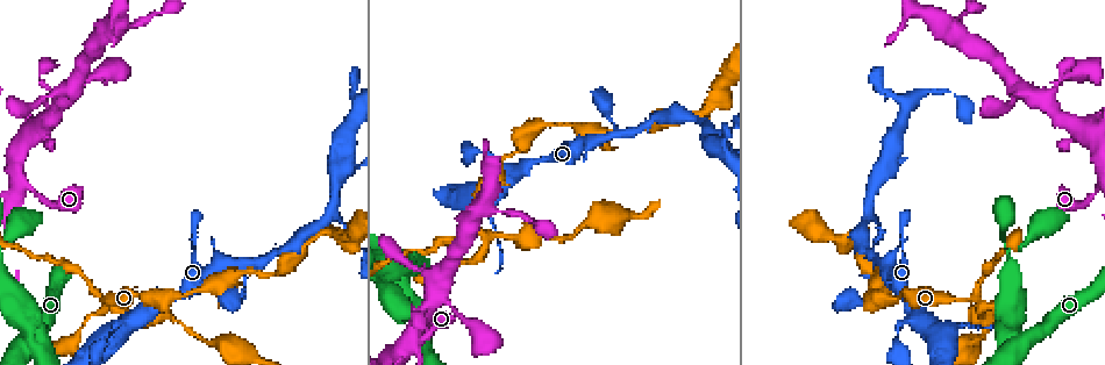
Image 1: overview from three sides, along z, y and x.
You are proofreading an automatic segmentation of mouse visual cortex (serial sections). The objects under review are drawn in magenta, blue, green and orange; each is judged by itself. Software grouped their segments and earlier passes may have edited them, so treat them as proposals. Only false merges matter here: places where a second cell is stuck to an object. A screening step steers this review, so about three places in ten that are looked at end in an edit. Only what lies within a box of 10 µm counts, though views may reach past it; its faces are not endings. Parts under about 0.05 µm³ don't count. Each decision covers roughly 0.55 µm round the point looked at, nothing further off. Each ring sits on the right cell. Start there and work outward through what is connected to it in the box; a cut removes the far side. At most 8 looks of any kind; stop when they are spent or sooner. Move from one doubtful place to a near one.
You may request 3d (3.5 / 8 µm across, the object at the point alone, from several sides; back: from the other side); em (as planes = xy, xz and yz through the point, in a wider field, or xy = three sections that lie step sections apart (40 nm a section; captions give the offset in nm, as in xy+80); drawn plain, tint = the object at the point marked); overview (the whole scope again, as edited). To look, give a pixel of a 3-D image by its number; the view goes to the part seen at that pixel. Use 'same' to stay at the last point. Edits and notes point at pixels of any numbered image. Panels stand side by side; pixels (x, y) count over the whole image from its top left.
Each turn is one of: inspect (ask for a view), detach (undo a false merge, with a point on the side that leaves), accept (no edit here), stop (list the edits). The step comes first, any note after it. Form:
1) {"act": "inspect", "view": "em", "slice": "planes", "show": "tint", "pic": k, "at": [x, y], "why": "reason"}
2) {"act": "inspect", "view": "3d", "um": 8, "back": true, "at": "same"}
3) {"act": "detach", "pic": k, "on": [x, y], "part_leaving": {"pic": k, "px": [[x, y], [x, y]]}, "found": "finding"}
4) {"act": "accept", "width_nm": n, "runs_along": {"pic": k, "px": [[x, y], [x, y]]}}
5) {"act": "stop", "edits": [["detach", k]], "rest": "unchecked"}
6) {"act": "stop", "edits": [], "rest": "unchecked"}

{"act": "inspect", "view": "3d", "um": 3.5, "pic": 1, "at": [985, 308], "why": "four or more arms meet"}

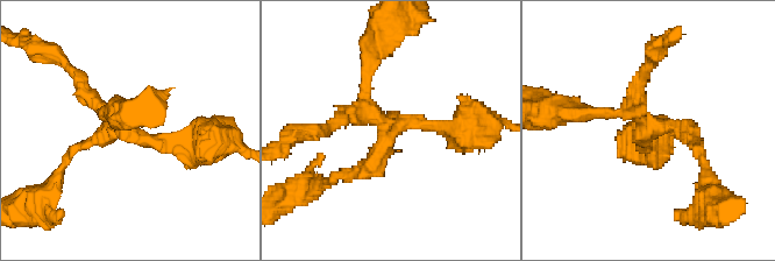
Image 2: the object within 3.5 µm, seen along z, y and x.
{"act": "inspect", "view": "em", "slice": "xy", "step": 5, "show": "tint", "pic": 2, "at": [643, 127], "arms": 4, "arm_widths_nm": [150, 200, 200, 250], "why": "now the EM"}

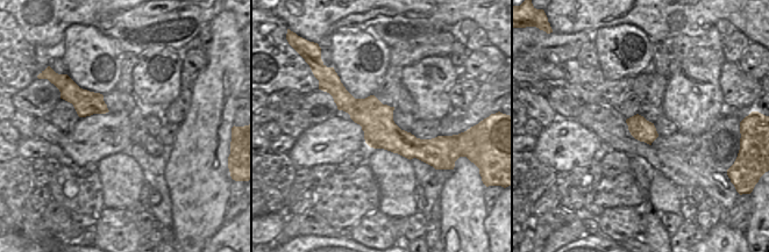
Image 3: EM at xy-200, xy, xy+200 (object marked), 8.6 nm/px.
{"act": "accept", "runs_along": {"pic": 2, "px": [[371, 62], [364, 106], [382, 121], [461, 127]]}, "found": "one cell here"}

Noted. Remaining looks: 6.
{"act": "inspect", "view": "em", "slice": "xy", "step": 3, "show": "tint", "pic": 1, "at": [1017, 341], "why": "abrupt turn"}

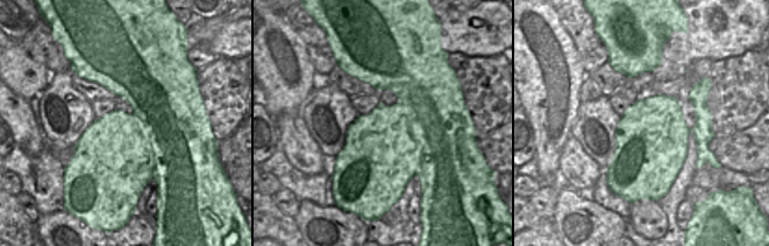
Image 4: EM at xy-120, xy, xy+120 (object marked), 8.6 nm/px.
{"act": "inspect", "view": "3d", "um": 3.5, "at": "same", "why": "see where the arms go"}

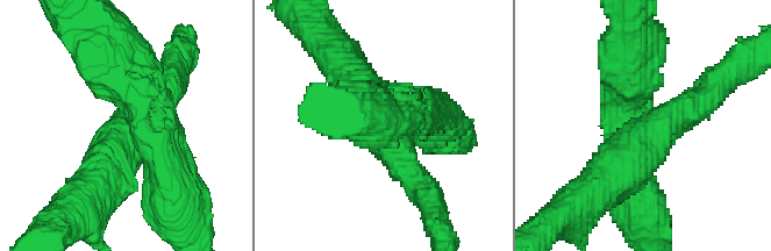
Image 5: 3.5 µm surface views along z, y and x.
{"act": "detach", "pic": 5, "on": [172, 165], "part_leaving": {"pic": 5, "px": [[143, 122], [111, 72], [100, 29]]}, "found": "a second cell is stuck on"}

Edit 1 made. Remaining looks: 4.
{"act": "inspect", "view": "overview"}

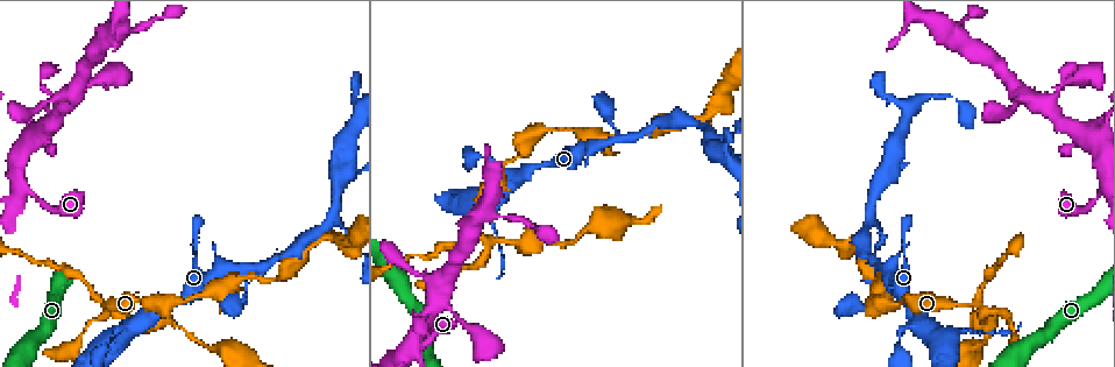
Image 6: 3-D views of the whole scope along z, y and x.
{"act": "inspect", "view": "3d", "um": 3.5, "pic": 6, "at": [147, 320], "why": "two arms in line, one across"}

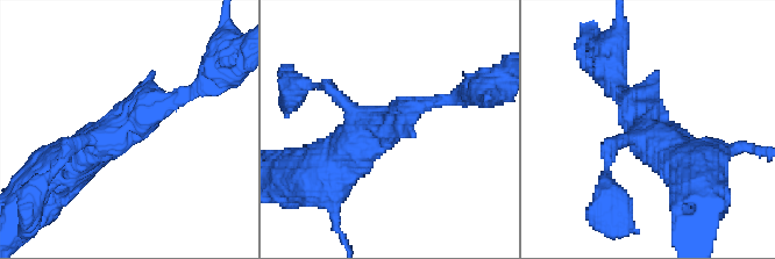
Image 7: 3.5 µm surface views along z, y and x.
{"act": "accept", "arm_widths_nm": [200, 250, 400], "runs_along": {"pic": 7, "px": [[435, 101], [356, 145], [332, 187]]}, "found": "all the same cell"}

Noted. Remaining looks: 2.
{"act": "stop", "edits": [["detach", 5]], "rest": "unchecked"}

